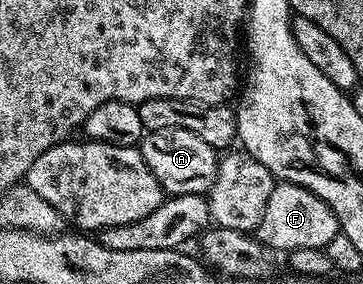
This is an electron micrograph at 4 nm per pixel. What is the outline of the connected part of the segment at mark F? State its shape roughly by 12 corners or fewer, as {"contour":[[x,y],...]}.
{"contour":[[275,184],[256,236],[267,250],[325,250],[336,215],[312,191]]}

